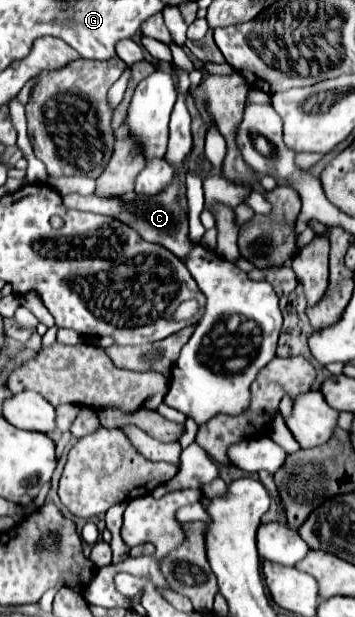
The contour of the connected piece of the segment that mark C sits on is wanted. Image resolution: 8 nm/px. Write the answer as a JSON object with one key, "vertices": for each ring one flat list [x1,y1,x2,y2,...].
{"vertices":[[177,180,173,182,173,186,169,186,165,192,157,194,157,196,139,196,135,192,127,194,127,202,125,196,119,198,97,198,97,196,81,196,81,194,67,194,63,196,63,204,67,208,77,208,77,210,89,210,89,212,99,212,105,216,111,216,115,220,121,220,123,224,129,224,133,230,137,230,141,234,141,238,145,238,147,242,155,242,165,246,167,250,171,250,177,258,185,258,189,248,191,248,191,240,189,240,189,222,185,212,179,208,177,204]]}

